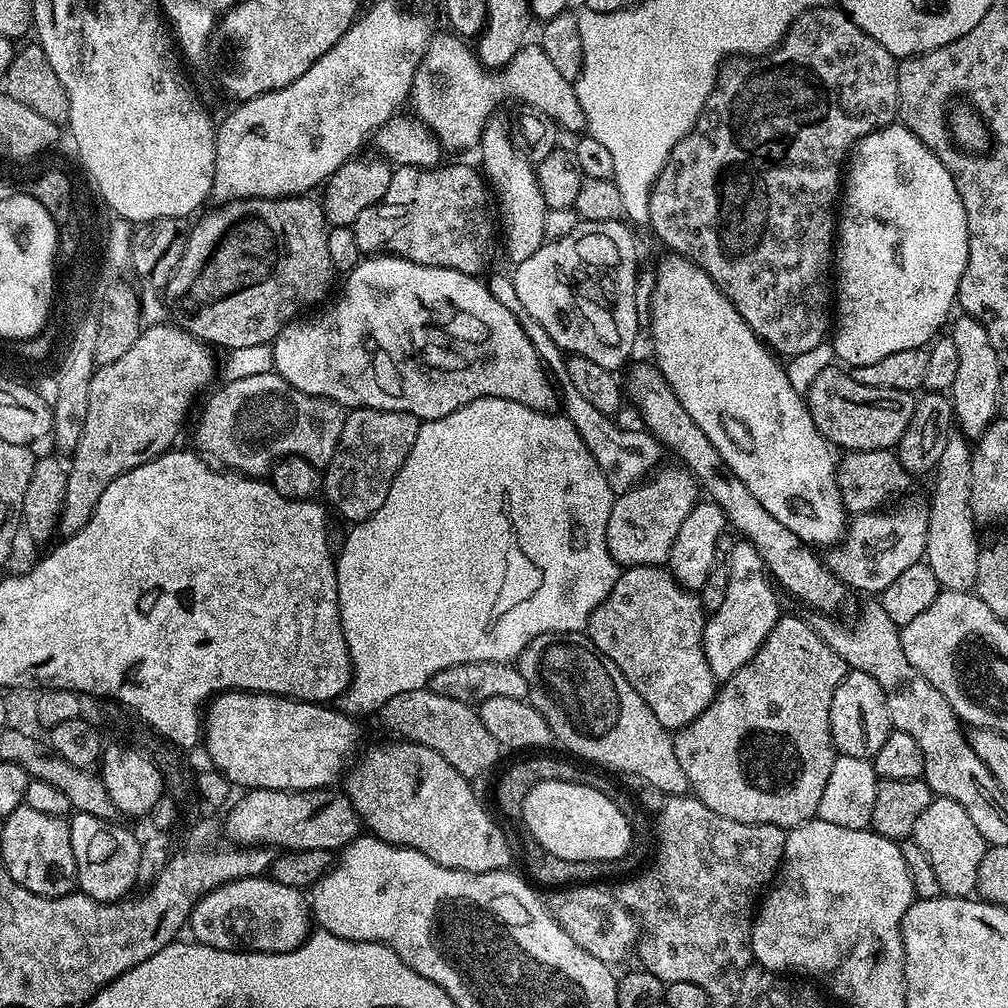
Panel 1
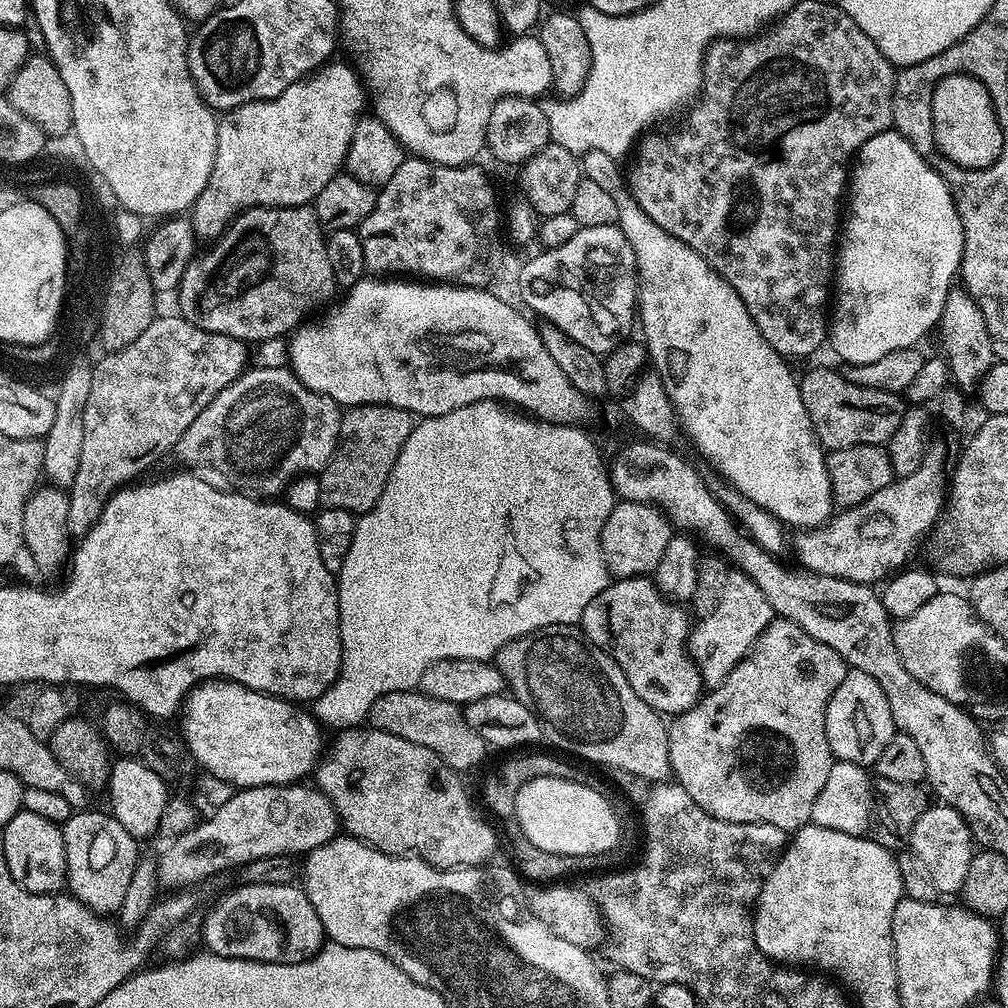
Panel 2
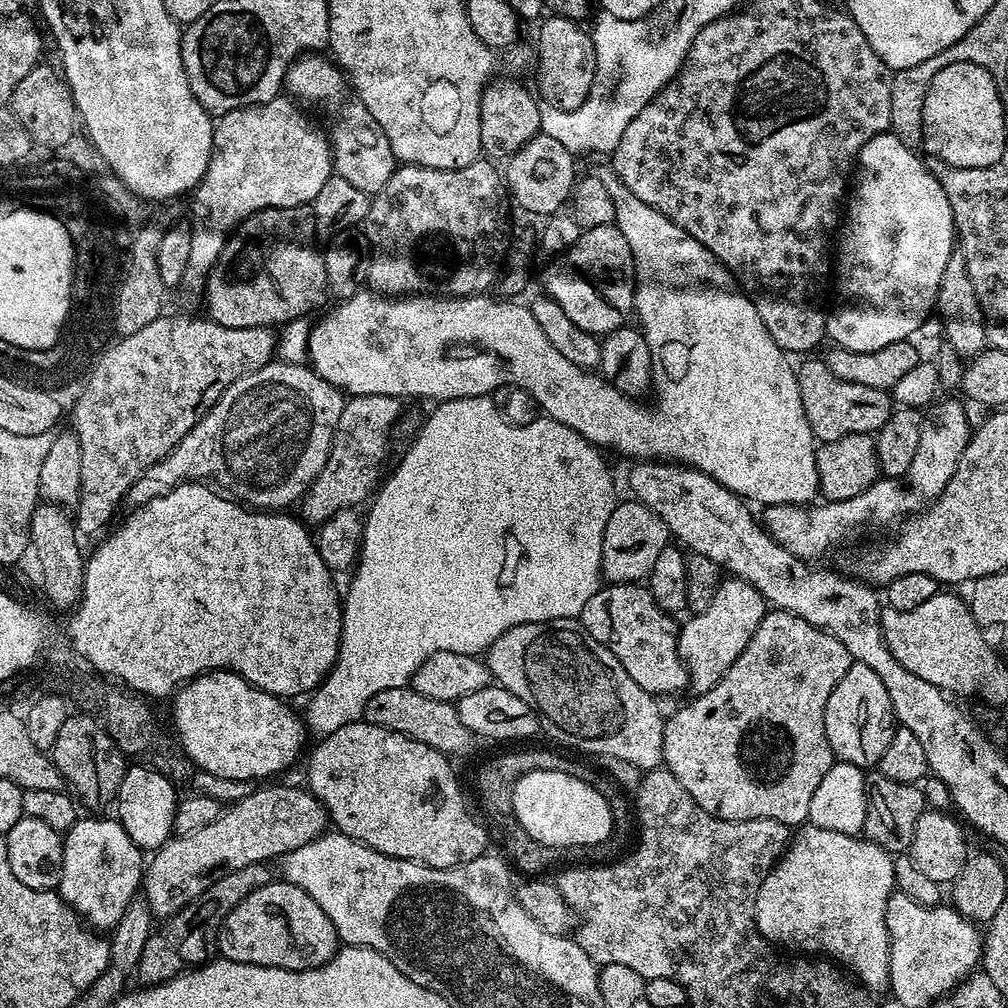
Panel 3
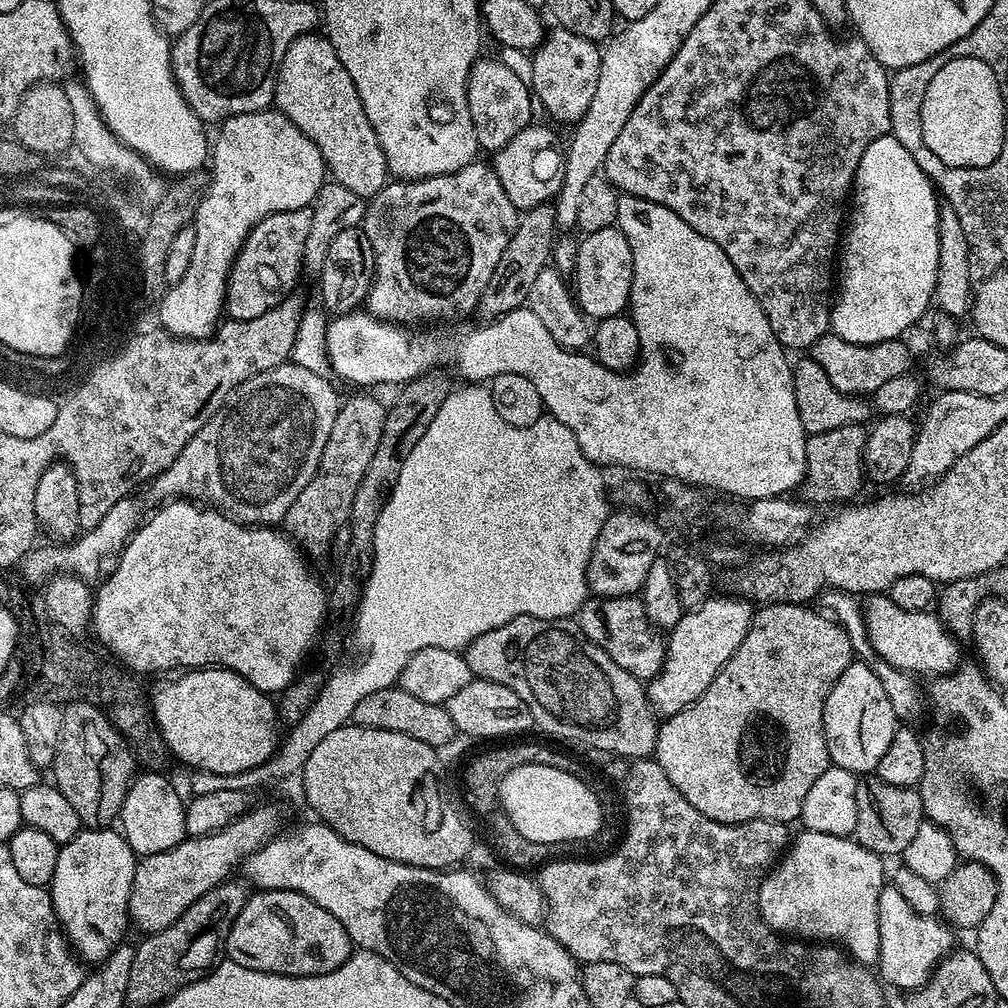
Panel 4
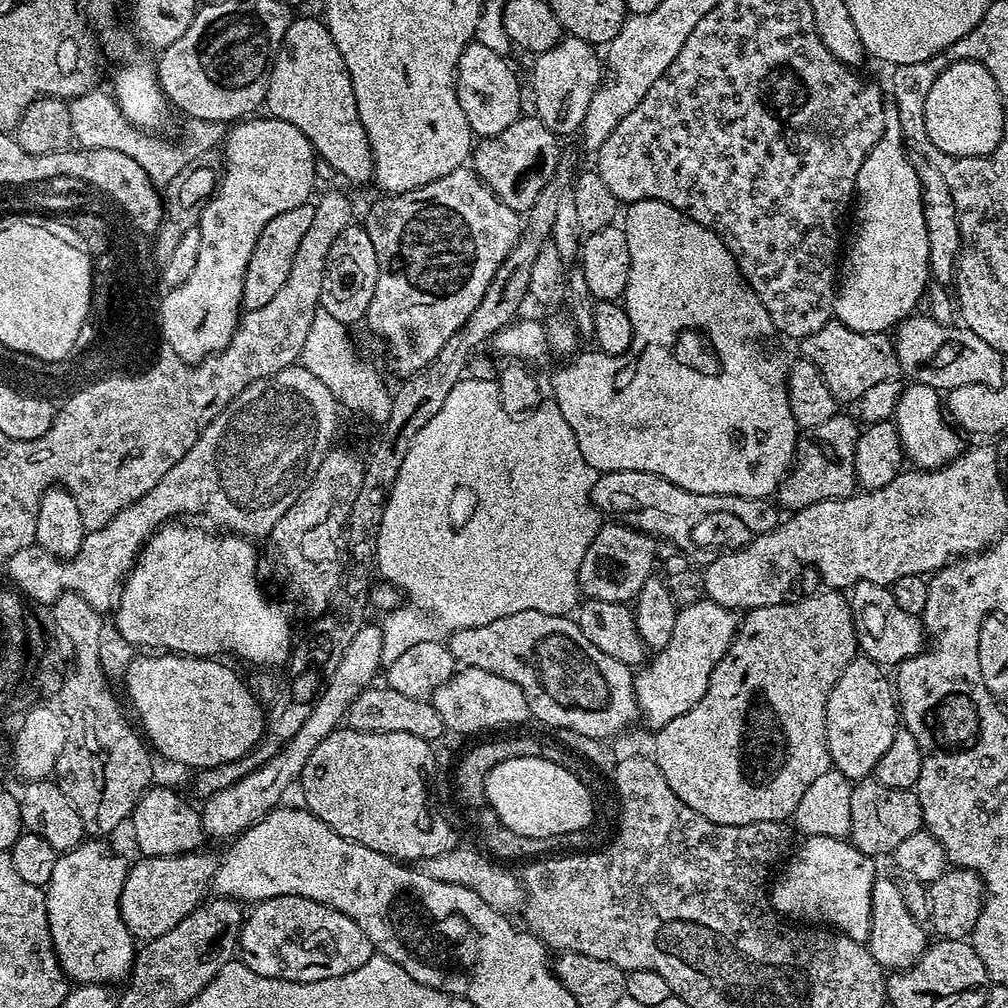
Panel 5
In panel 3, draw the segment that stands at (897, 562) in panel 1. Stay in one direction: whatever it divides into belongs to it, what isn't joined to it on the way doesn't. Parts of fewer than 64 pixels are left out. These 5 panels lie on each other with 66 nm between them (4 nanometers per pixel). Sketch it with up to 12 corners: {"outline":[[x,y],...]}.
{"outline":[[956,400],[924,412],[906,474],[854,498],[769,504],[764,531],[799,560],[891,529],[946,490],[968,444]]}

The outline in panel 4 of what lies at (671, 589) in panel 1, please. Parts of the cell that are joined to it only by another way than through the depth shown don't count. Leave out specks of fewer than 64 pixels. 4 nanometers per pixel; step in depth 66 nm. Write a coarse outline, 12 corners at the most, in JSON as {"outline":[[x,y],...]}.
{"outline":[[639,595],[589,598],[586,638],[635,680],[664,669]]}

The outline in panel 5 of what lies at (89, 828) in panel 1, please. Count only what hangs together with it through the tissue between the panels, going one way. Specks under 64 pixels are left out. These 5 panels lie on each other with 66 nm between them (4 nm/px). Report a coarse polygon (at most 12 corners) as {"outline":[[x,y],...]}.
{"outline":[[100,838],[57,855],[50,938],[69,981],[127,981],[130,867]]}

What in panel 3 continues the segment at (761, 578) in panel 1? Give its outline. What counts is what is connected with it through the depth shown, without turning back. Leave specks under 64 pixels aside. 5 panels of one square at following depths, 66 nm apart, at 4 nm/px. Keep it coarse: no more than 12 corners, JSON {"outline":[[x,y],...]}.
{"outline":[[721,579],[678,628],[693,693],[710,691],[769,611],[750,582]]}

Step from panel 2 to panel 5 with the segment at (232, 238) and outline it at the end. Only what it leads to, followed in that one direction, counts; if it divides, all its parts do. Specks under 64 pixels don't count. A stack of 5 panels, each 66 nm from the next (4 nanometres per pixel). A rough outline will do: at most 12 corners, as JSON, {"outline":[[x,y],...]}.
{"outline":[[315,203],[270,218],[246,266],[243,307],[266,306],[290,278]]}

